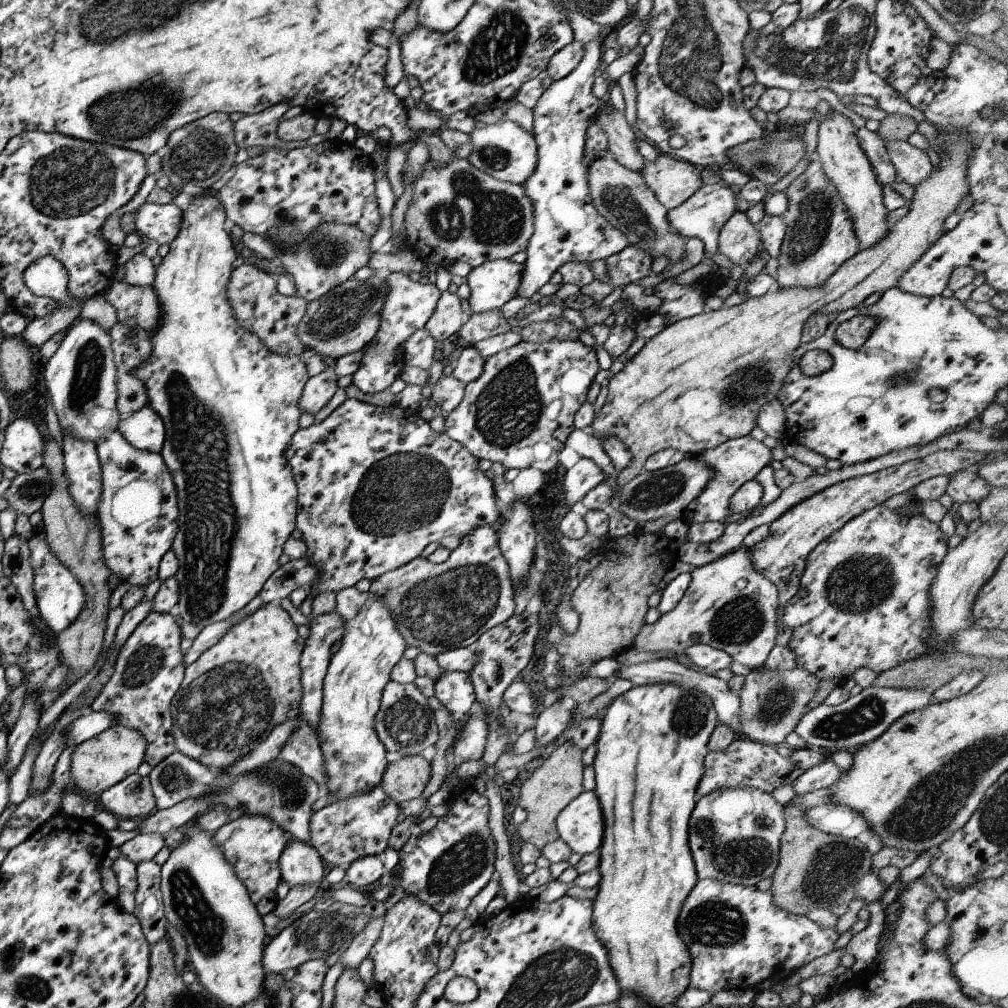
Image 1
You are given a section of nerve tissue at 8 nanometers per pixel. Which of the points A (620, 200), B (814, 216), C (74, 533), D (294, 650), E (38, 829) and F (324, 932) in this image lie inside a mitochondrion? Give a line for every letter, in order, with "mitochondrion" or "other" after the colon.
A: mitochondrion
B: mitochondrion
C: mitochondrion
D: other
E: other
F: mitochondrion

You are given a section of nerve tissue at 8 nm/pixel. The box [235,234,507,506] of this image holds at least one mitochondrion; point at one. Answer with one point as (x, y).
(340, 311)

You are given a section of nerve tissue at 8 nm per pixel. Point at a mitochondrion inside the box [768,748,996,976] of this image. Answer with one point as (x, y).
(828, 874)

